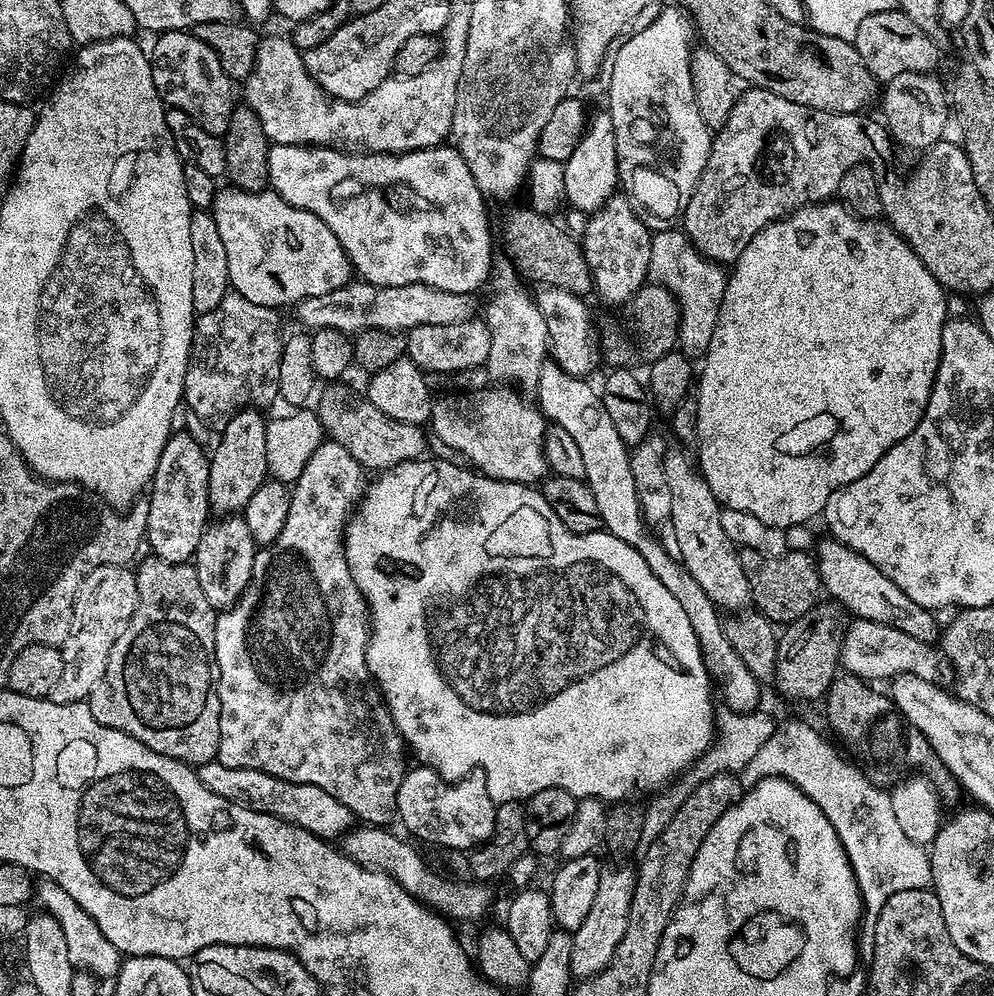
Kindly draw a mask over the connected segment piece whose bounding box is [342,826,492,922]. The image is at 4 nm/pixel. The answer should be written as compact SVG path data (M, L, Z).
M356 826L342 837L342 851L344 855L358 862L364 868L374 868L378 872L385 872L392 876L405 888L415 900L434 909L451 921L478 920L488 912L492 904L492 892L487 883L469 882L464 880L447 880L439 876L422 857L407 844L407 839L399 840L384 826Z

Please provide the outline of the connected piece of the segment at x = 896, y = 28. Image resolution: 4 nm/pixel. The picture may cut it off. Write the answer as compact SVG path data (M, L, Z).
M898 7L882 10L882 14L870 14L870 18L866 18L862 26L858 26L854 43L862 62L866 62L866 70L870 70L877 82L887 82L898 78L898 74L907 72L935 73L936 63L940 60L941 49L938 44Z

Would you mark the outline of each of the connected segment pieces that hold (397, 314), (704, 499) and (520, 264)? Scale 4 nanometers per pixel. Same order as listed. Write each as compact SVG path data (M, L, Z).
M360 278L349 282L330 294L315 296L309 300L301 300L295 305L296 316L305 324L305 329L333 328L339 332L359 334L373 328L383 332L407 333L418 326L450 326L461 324L477 315L476 299L471 292L452 294L446 290L438 290L425 284L410 286L378 286L369 284Z
M675 447L665 451L664 465L666 483L670 485L670 523L681 550L679 561L686 566L686 570L690 570L698 586L706 590L706 598L710 598L710 602L714 602L718 609L728 614L739 613L753 603L752 591L750 582L746 582L746 570L742 570L740 553L722 530L722 505L714 498L706 478L700 473L697 461L693 457L691 460L684 453L687 451L683 447Z
M531 206L524 208L512 208L504 216L504 248L516 271L525 281L537 280L537 285L549 288L561 288L567 292L573 292L576 296L587 297L593 291L592 269L588 267L584 257L584 249L581 241L573 233L569 232L563 223L555 224L552 216L544 216L536 212Z

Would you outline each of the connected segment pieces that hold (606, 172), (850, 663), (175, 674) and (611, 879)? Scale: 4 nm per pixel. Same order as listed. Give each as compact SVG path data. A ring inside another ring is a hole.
M607 110L591 113L584 136L574 146L574 154L565 160L564 199L577 212L591 214L597 212L612 196L617 195L620 184L618 158L615 154L615 128L611 114Z
M853 619L851 623L849 628L847 625L843 629L840 642L840 664L845 673L861 678L891 678L905 672L931 684L948 686L953 683L952 663L936 644L918 642L918 638L910 638L910 634L894 630L894 626L886 626L882 622Z
M149 555L147 559L141 559L139 561L139 564L141 563L140 568L135 569L136 581L138 582L138 606L134 610L134 618L128 623L126 630L118 638L118 642L114 642L114 650L110 650L110 658L106 662L106 674L102 674L102 682L98 682L98 686L94 686L94 690L88 696L86 703L88 709L92 711L92 717L98 722L102 722L102 726L122 730L126 734L138 738L138 742L150 746L155 752L166 754L170 758L180 760L183 764L193 766L209 764L216 759L218 742L220 741L220 695L216 689L218 680L214 675L218 612L217 609L210 606L210 602L206 602L206 594L202 594L202 586L198 583L198 574L191 563L175 564L153 555Z
M605 867L601 871L598 878L598 890L594 893L594 903L590 905L582 926L578 926L578 930L571 933L570 966L573 977L594 977L608 965L610 958L614 958L614 950L618 950L618 942L622 942L622 934L626 934L626 922L630 918L630 902L634 898L635 885L635 867Z

